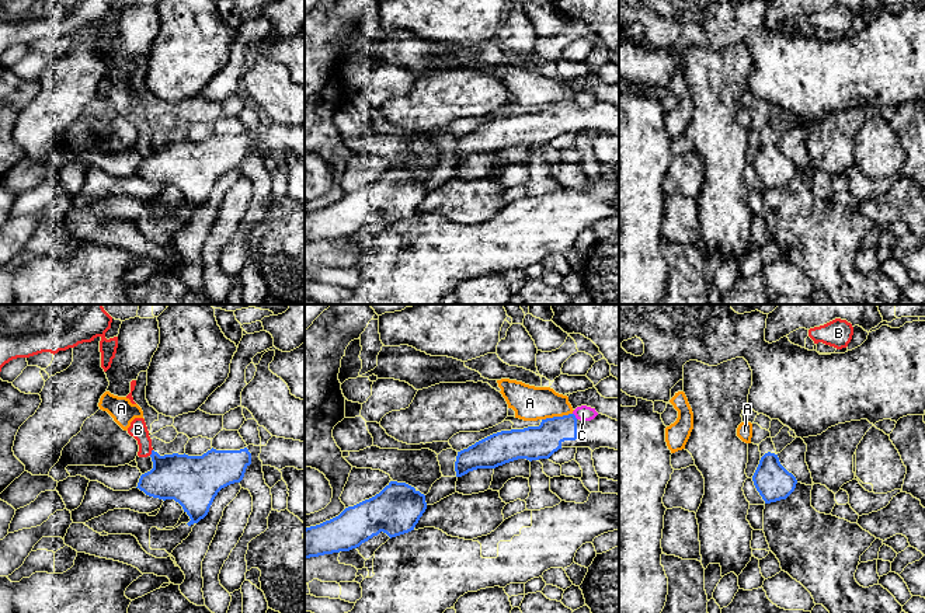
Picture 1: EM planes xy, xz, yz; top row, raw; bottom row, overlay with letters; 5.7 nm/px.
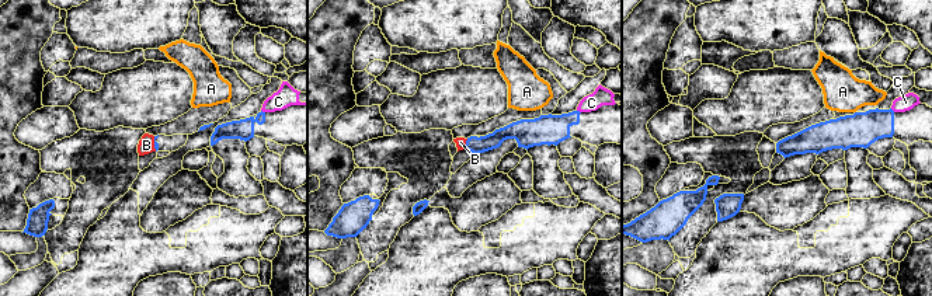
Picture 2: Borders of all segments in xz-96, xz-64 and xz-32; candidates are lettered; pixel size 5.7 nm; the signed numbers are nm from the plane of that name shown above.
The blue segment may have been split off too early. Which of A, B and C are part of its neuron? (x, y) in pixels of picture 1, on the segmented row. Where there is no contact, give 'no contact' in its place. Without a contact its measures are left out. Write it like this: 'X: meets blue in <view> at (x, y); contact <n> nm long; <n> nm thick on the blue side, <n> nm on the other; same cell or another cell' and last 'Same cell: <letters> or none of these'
A: meets blue in xz at (556, 417); contact 180 nm long; 190 nm thick on the blue side, 200 nm on the other; another cell
B: meets blue in xy at (152, 452); contact 40 nm long; 280 nm thick on the blue side, 100 nm on the other; same cell
C: meets blue in xz at (574, 415); contact 50 nm long; 190 nm thick on the blue side, 90 nm on the other; another cell
Same cell: B

